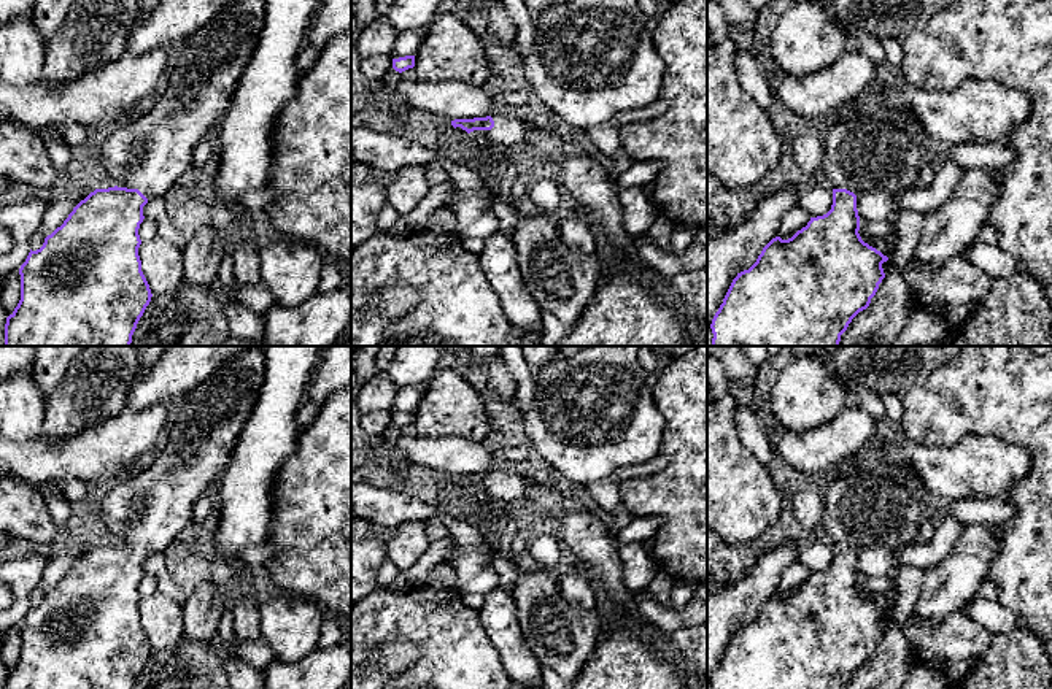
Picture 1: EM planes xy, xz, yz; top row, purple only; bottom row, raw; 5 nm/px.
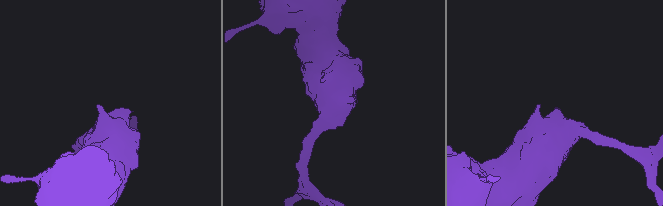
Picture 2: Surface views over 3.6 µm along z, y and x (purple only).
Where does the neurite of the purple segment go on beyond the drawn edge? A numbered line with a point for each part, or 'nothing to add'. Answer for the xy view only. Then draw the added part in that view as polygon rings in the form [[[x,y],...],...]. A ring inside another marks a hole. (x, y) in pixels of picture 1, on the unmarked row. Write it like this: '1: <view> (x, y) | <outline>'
1: xy (151, 508) | [[[251,346],[172,403],[168,438],[161,454],[148,468],[114,486],[102,502],[103,524],[118,543],[138,545],[148,556],[178,548],[180,535],[191,525],[194,503],[227,468],[264,378],[264,346]]]

